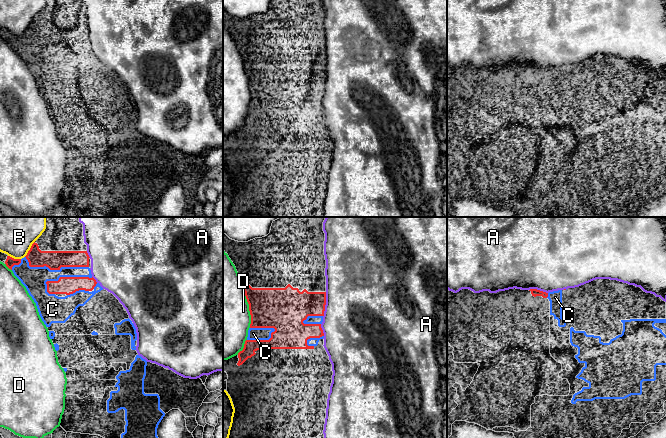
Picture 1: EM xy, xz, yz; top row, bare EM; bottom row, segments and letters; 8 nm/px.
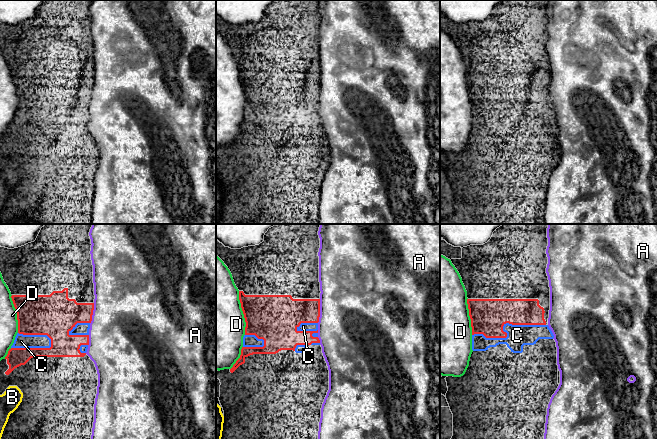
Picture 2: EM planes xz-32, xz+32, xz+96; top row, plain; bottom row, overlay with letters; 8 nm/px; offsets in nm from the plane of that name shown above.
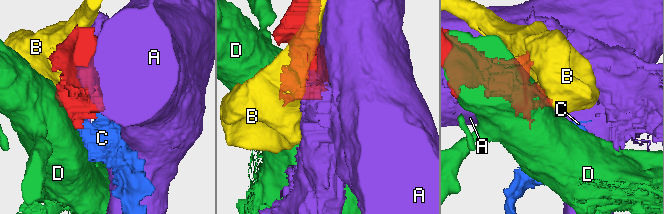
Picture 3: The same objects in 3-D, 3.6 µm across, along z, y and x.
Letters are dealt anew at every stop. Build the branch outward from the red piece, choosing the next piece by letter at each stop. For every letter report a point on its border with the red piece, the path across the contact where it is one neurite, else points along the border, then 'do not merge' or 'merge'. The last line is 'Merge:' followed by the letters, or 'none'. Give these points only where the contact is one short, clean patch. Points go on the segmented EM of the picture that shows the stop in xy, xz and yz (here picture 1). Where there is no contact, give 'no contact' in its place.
A: xz (325, 304) | do not merge
B: xy (30, 249) | do not merge
C: xy (54, 269) | merge
D: xz (249, 306) | do not merge
Merge: C

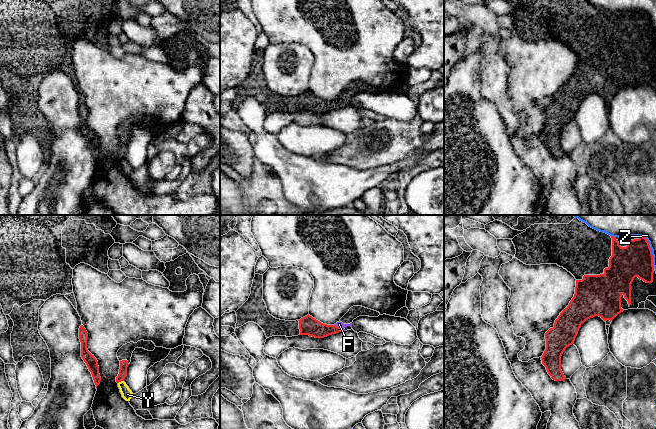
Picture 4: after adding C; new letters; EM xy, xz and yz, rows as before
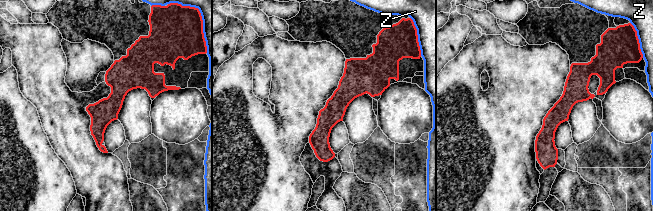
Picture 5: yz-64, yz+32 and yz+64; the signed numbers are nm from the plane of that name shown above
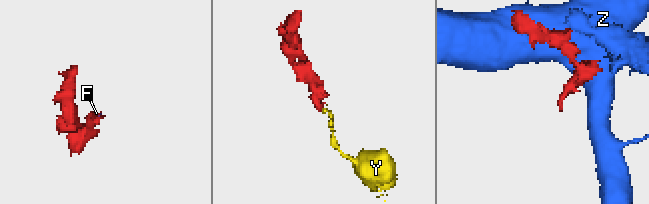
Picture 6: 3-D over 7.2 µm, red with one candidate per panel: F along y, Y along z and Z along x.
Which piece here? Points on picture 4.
F: xz (339, 327) | across xz (308, 325), (316, 329), (339, 327), (339, 324) | merge
Y: xy (120, 381) | along xy (123, 380), (118, 383) | do not merge
Z: yz (651, 250) | do not merge
Merge: F

